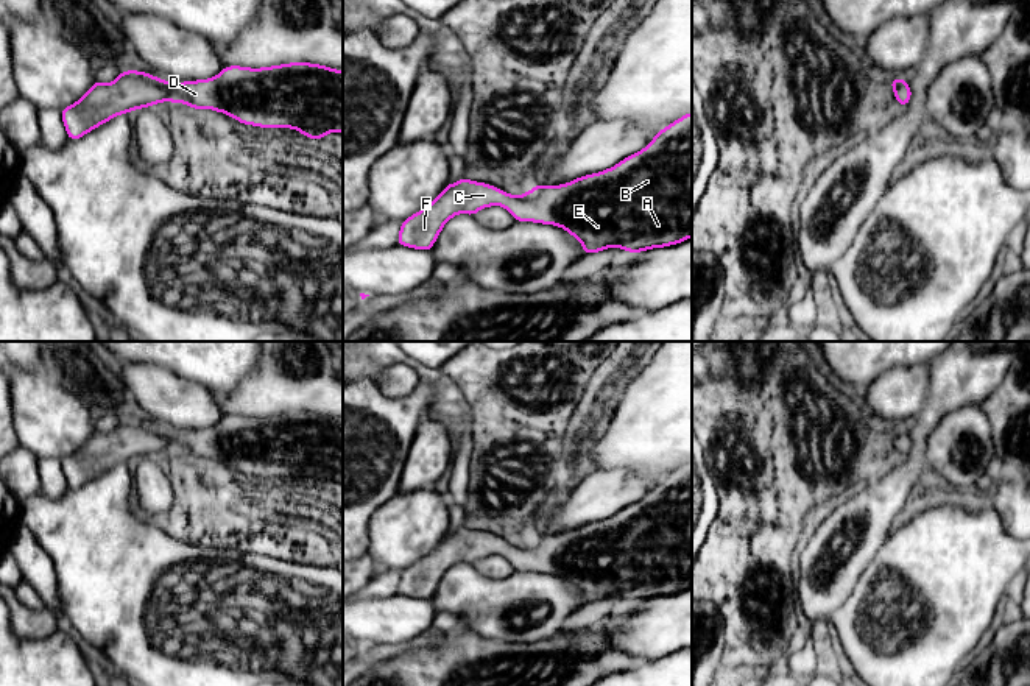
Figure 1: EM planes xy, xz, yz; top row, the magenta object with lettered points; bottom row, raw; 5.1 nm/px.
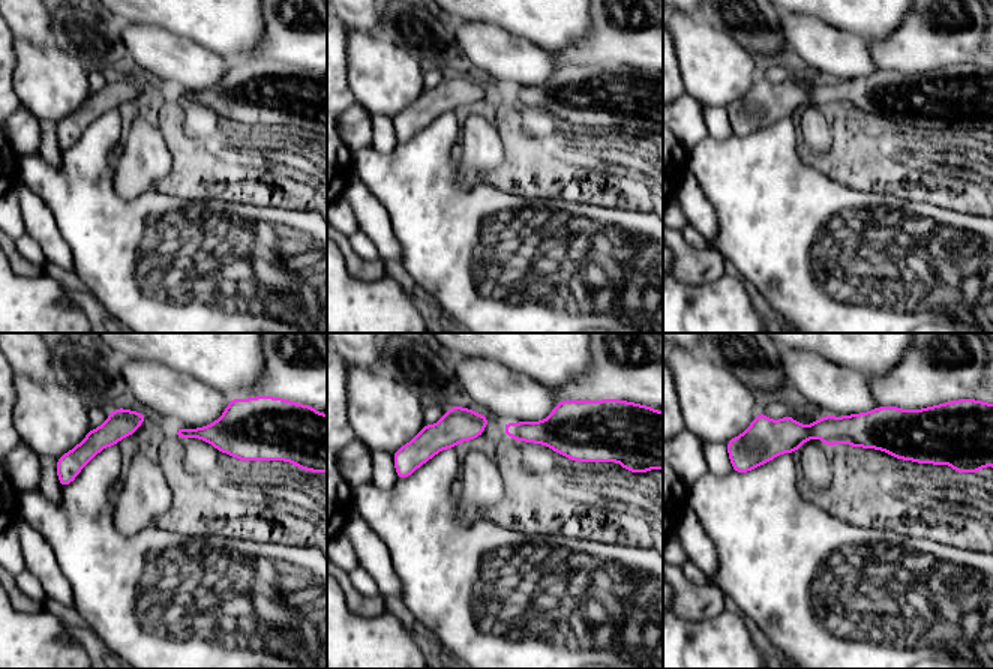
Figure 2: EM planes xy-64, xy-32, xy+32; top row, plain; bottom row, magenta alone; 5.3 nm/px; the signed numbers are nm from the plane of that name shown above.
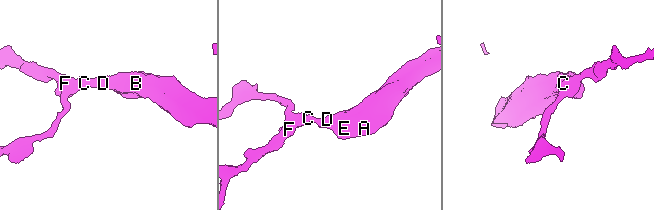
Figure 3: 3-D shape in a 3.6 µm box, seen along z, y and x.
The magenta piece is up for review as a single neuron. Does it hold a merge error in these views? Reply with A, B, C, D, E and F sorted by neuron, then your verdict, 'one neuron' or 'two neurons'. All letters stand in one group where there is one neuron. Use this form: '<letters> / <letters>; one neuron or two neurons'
A B C D E F; one neuron

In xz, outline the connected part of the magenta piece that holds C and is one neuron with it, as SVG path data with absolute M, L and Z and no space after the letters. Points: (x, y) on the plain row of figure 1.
M692 461L662 477L644 499L626 505L614 516L566 533L536 533L524 544L508 544L491 533L466 527L447 533L429 555L400 572L397 594L430 600L452 566L474 566L489 555L505 557L516 571L566 578L581 591L584 603L612 596L636 603L686 591L692 586Z

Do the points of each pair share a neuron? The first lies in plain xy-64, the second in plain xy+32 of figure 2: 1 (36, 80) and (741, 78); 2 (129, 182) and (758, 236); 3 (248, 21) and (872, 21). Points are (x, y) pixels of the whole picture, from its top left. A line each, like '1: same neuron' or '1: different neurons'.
1: same neuron
2: different neurons
3: same neuron

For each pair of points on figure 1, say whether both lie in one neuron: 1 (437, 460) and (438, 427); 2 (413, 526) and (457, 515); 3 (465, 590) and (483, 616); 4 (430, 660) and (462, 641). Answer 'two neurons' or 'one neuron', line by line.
1: one neuron
2: two neurons
3: one neuron
4: one neuron

